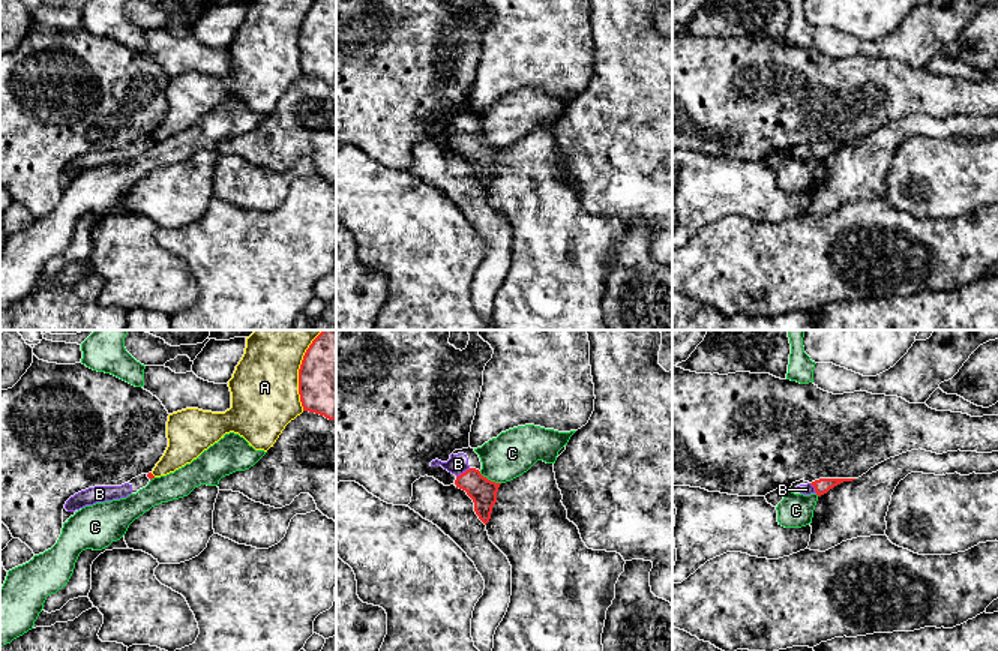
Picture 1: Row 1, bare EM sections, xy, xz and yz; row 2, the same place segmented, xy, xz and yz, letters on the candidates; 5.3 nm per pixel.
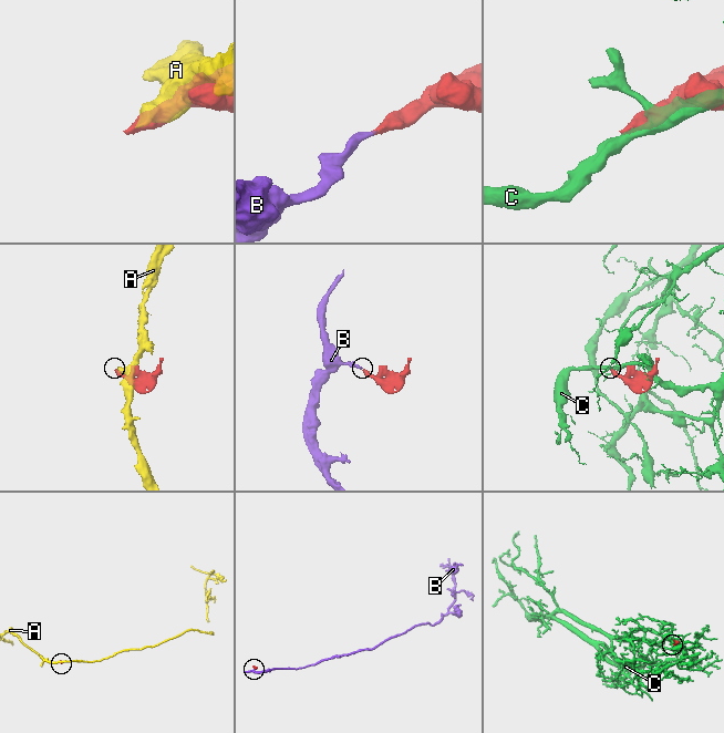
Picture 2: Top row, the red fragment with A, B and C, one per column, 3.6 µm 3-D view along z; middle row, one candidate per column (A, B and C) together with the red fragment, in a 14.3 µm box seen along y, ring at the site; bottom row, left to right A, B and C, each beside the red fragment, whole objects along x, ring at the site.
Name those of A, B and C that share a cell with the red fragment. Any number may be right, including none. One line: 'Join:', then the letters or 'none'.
Join: B

